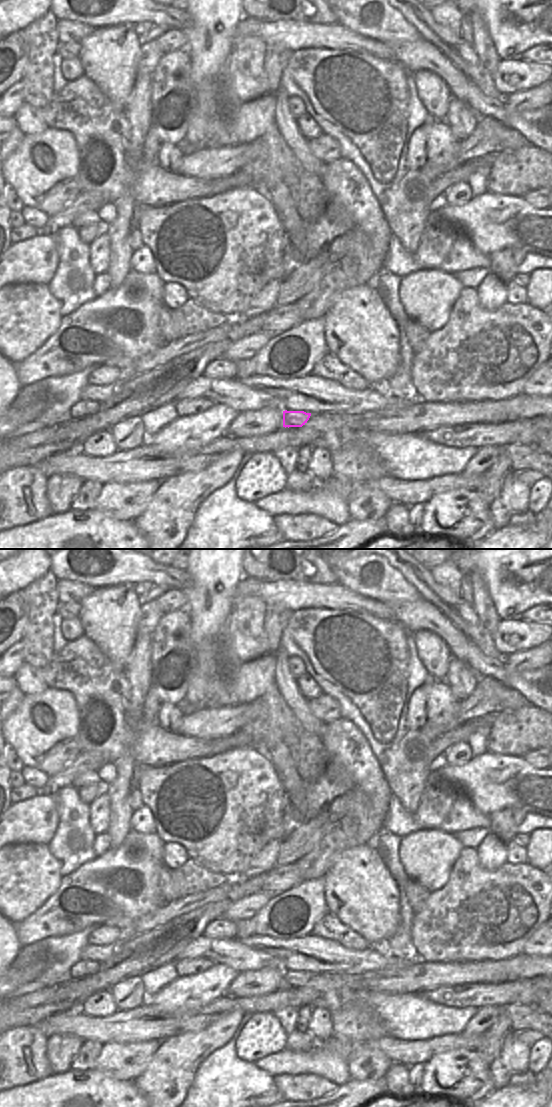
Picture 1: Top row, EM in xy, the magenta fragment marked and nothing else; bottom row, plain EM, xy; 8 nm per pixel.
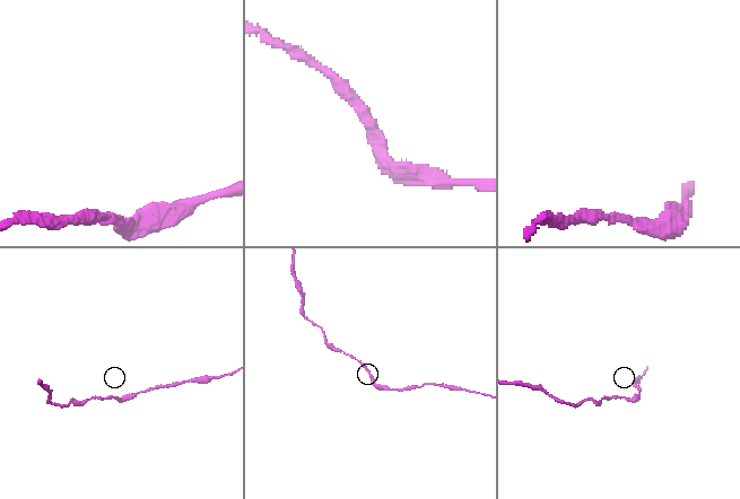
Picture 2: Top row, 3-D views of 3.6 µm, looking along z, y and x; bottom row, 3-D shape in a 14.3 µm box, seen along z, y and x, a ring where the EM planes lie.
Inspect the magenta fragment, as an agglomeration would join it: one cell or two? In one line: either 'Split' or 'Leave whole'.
Leave whole

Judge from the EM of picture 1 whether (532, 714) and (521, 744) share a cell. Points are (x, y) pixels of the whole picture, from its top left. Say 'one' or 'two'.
one

